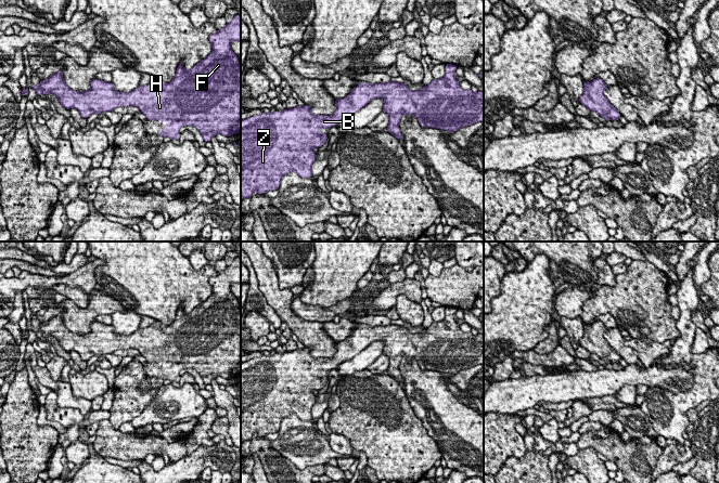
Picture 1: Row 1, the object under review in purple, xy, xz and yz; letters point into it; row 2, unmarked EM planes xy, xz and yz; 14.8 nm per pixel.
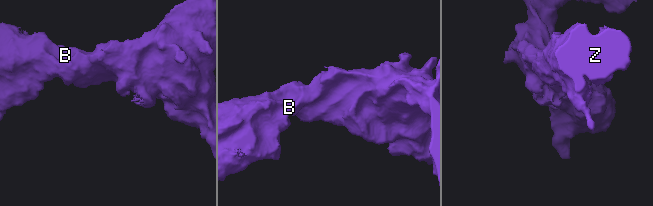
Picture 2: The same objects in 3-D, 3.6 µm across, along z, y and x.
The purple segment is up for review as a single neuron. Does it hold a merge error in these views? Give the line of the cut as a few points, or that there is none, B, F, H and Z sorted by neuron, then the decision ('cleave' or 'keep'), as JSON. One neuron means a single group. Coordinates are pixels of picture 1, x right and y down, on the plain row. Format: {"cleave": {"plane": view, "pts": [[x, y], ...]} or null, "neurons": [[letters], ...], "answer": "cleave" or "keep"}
{"cleave": null, "neurons": [["B", "F", "H", "Z"]], "answer": "keep"}

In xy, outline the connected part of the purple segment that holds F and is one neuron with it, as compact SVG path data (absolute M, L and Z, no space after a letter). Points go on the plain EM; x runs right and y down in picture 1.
M235 258L230 265L209 278L213 293L190 313L185 313L182 304L179 306L175 321L163 327L158 321L145 328L140 328L131 335L116 335L114 326L94 321L91 331L77 335L65 327L63 314L40 323L39 328L30 329L41 337L54 337L66 351L76 351L81 360L88 361L91 356L112 354L119 349L137 349L150 363L159 363L164 371L157 378L171 382L180 381L180 370L195 369L205 384L210 384L218 376L230 379L241 373L241 309L237 298L231 292L234 284L241 283L241 258Z

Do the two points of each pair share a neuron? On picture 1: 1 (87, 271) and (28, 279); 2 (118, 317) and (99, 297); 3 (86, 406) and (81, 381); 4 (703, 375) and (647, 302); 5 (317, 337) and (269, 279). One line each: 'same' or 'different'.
1: same
2: different
3: different
4: different
5: same

